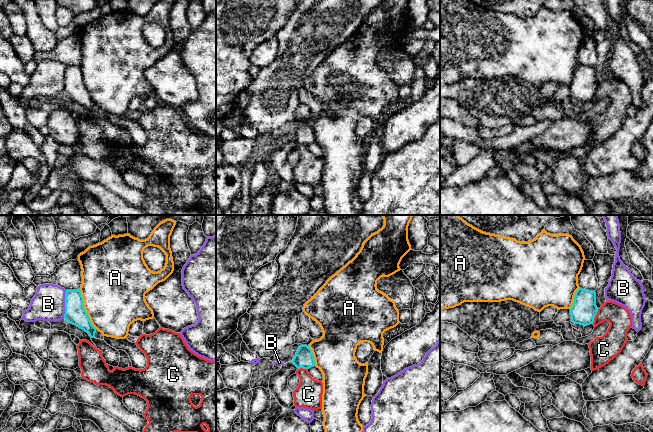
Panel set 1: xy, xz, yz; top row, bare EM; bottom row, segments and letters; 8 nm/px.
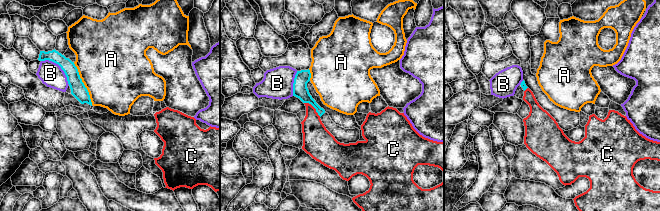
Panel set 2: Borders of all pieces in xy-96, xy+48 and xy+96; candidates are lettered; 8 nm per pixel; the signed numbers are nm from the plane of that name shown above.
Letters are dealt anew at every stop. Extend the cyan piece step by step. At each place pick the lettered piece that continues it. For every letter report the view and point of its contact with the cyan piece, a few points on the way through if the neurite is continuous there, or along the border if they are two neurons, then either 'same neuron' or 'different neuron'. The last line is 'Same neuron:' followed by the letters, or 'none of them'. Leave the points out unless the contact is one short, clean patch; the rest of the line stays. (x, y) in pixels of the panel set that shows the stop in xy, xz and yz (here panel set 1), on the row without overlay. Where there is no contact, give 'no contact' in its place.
A: meets cyan in xy at (84, 85); border along xy (79, 65), (82, 71), (83, 84), (90, 98), (97, 105); different neuron
B: meets cyan in xy at (65, 80); different neuron
C: meets cyan in yz at (595, 91); border along yz (599, 84), (592, 99); different neuron
Same neuron: none of them

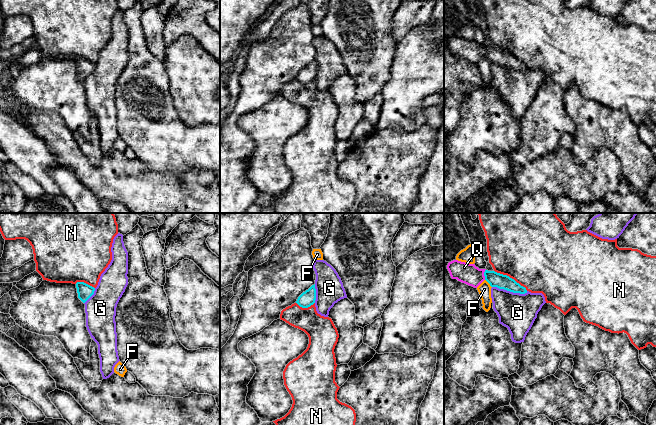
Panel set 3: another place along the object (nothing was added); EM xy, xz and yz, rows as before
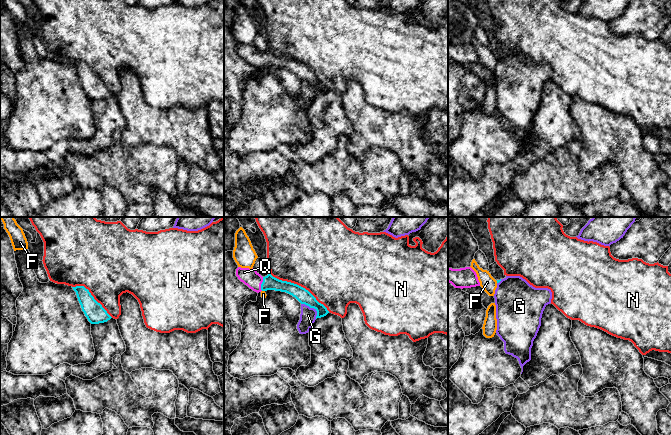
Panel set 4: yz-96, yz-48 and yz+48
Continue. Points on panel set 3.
F: meets cyan in yz at (488, 58); border along yz (485, 55), (491, 63); different neuron
G: meets cyan in yz at (510, 67); border along yz (492, 62), (513, 68), (527, 68); different neuron
N: meets cyan in yz at (511, 54); different neuron
Q: meets cyan in yz at (484, 50); runs through yz (495, 55), (484, 50), (469, 50); same neuron
Same neuron: Q

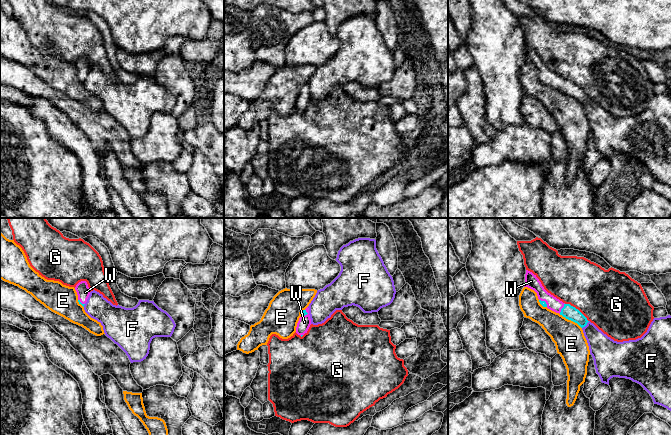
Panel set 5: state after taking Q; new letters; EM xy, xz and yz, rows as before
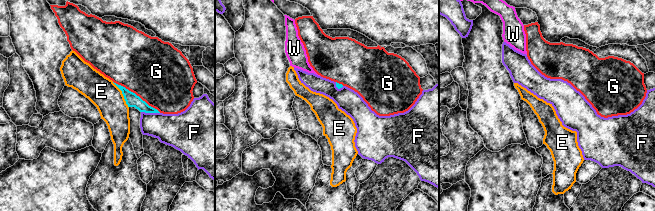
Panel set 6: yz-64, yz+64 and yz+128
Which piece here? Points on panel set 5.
E: meets cyan in yz at (570, 95); different neuron
F: meets cyan in yz at (585, 101); different neuron
G: meets cyan in yz at (577, 85); different neuron
W: meets cyan in yz at (562, 84); runs through yz (569, 88), (562, 84), (554, 80); same neuron
Same neuron: W

